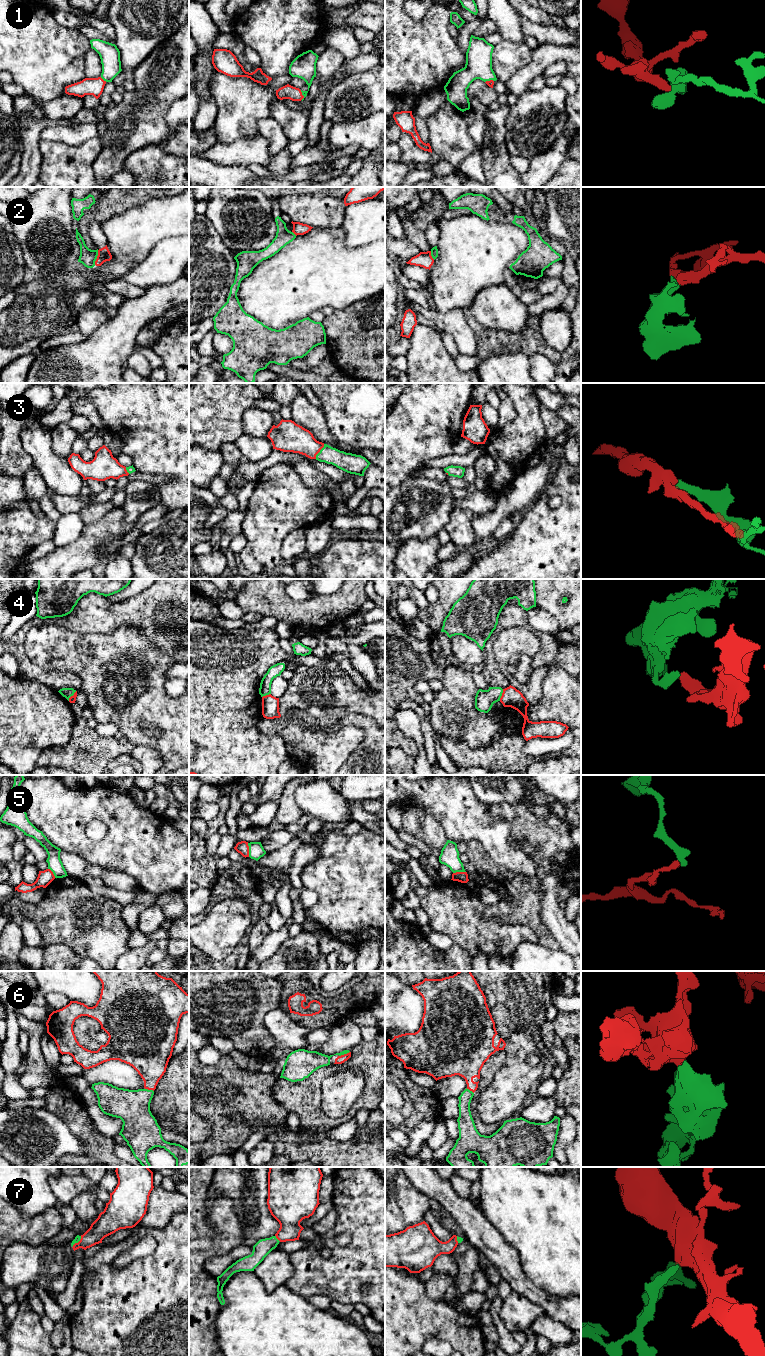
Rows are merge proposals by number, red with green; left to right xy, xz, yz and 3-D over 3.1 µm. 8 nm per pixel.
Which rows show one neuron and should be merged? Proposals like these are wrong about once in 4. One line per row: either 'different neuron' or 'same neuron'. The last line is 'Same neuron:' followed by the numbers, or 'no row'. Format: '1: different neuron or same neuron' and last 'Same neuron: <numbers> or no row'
1: same neuron
2: different neuron
3: same neuron
4: different neuron
5: different neuron
6: same neuron
7: same neuron
Same neuron: 1, 3, 6, 7

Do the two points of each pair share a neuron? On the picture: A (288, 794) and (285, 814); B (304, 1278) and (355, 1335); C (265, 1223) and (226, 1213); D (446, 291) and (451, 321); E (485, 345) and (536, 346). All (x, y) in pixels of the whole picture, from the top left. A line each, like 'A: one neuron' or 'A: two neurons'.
A: one neuron
B: two neurons
C: two neurons
D: two neurons
E: one neuron

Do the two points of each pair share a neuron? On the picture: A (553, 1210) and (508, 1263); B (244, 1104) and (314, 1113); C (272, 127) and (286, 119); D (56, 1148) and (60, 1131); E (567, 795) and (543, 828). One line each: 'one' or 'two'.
A: two
B: two
C: two
D: one
E: two

